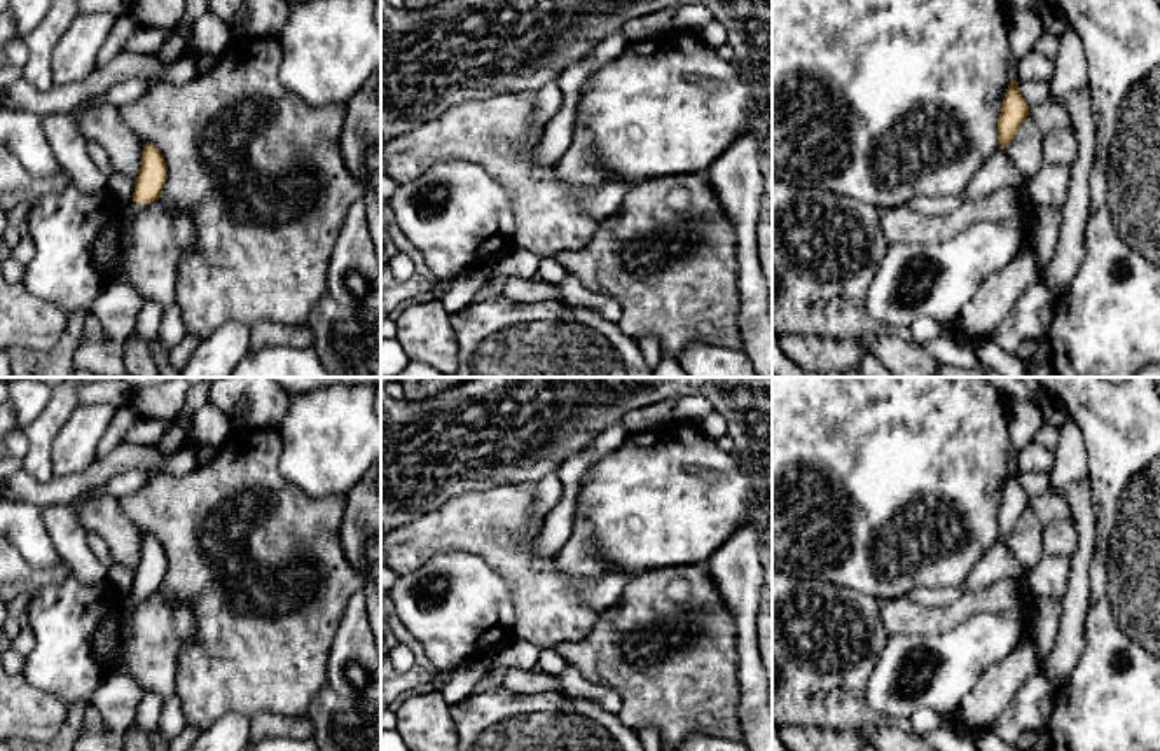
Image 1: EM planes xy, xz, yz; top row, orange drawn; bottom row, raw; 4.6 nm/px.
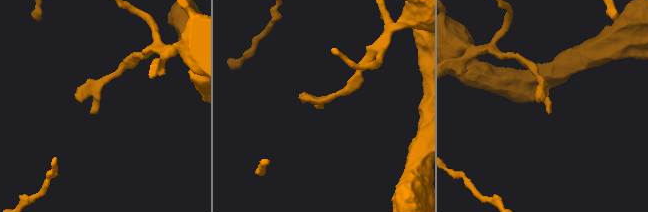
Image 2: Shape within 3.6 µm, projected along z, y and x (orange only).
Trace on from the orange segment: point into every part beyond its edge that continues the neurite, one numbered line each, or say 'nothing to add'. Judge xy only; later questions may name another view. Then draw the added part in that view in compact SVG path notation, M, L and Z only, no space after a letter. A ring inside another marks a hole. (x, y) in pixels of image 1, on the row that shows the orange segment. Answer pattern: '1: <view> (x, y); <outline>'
1: xy (110, 248); M129 203L121 206L115 224L98 239L93 248L94 262L110 281L119 279L119 265L131 243L129 222L136 210L143 210L145 203Z

